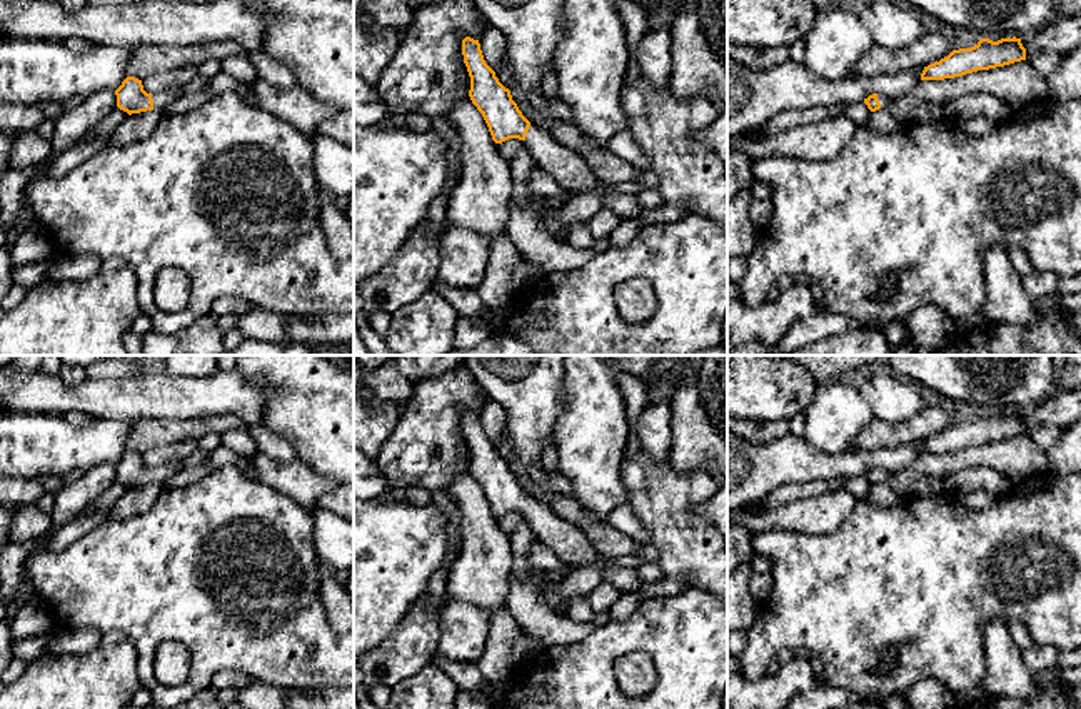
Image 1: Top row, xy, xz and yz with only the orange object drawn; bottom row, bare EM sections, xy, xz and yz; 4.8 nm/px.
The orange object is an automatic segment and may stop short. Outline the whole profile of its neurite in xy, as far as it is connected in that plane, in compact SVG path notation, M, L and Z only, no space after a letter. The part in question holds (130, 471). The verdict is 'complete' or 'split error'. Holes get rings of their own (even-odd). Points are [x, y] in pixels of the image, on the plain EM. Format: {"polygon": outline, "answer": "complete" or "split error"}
{"polygon": "M127 450L122 455L122 459L115 464L115 469L117 480L132 489L153 482L165 485L165 482L184 467L180 460L175 460L167 465L158 465L152 469L143 464L142 454L135 450Z", "answer": "split error"}

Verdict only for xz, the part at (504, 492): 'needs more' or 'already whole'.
needs more

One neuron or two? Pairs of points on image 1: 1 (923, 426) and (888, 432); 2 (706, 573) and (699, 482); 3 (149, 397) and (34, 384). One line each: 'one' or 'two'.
1: one
2: one
3: one

